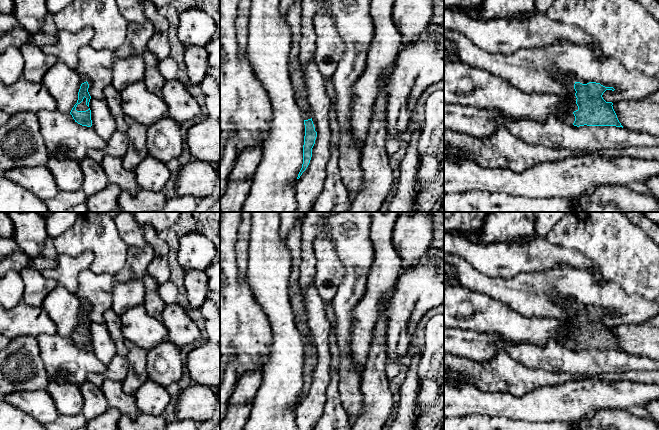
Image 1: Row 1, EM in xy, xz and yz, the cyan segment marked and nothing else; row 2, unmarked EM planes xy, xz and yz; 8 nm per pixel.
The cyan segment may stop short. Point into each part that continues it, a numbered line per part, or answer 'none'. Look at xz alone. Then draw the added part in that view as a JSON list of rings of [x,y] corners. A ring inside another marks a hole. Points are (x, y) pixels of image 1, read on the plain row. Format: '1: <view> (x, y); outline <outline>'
1: xz (293, 241); outline [[[302,219],[295,223],[295,226],[290,231],[286,240],[287,247],[292,257],[292,270],[290,272],[288,292],[290,295],[290,305],[295,317],[296,328],[302,336],[303,343],[308,344],[312,342],[312,337],[308,326],[308,316],[304,305],[304,297],[298,283],[300,265],[302,262],[302,242],[300,239],[301,222]]]

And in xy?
1: xy (82, 330); outline [[[84,321],[83,325],[77,329],[76,334],[77,335],[86,335],[89,331],[86,329],[86,322]]]

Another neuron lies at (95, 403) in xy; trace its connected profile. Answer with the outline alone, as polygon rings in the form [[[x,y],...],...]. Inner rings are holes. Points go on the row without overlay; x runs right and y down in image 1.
[[[87,380],[79,386],[84,399],[82,413],[87,421],[98,417],[108,409],[107,399],[100,387]]]

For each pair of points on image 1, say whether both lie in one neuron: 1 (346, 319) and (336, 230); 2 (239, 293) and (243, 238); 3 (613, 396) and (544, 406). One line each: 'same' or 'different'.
1: same
2: different
3: same

